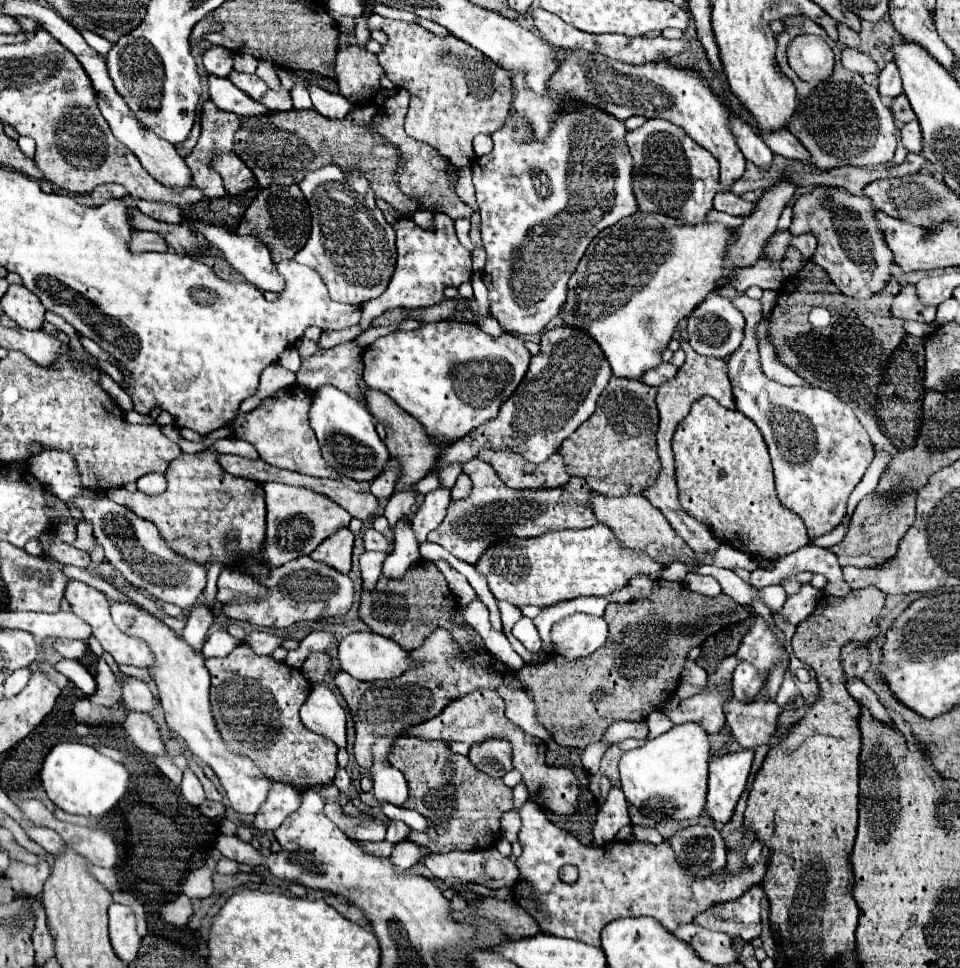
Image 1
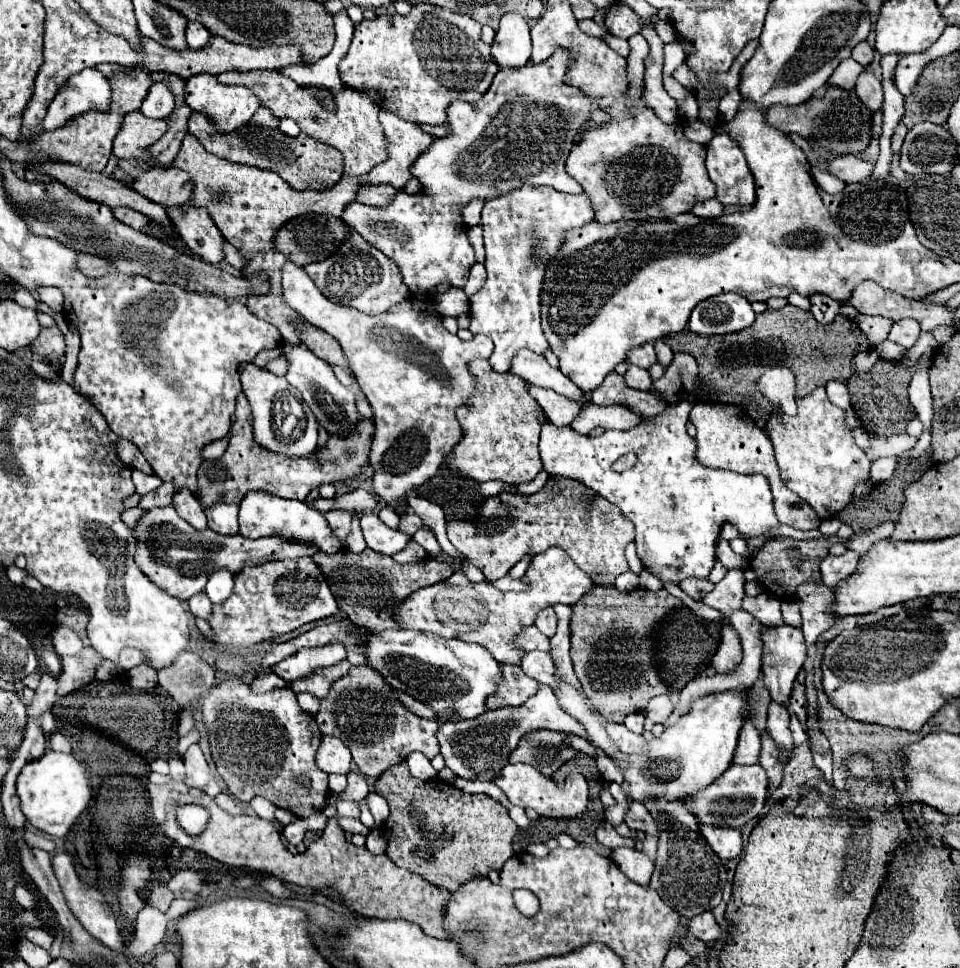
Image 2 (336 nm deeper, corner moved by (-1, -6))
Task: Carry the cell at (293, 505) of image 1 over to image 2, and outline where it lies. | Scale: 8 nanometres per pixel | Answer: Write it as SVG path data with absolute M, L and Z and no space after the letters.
M248 492L244 496L244 500L240 502L238 524L240 524L238 534L246 536L246 538L282 536L282 538L292 538L292 540L300 540L300 542L316 542L320 546L320 550L326 554L334 554L336 550L342 548L340 540L332 534L322 512L310 508L306 502L284 500L284 498L268 494L268 492Z

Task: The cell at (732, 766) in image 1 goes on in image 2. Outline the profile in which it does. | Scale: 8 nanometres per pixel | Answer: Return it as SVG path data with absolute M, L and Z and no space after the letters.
M700 826L702 836L712 846L712 850L722 860L734 860L742 852L742 834L736 828L718 828L718 826Z

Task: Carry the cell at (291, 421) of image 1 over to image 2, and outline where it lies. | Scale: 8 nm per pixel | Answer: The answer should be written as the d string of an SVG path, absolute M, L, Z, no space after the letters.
M242 364L240 380L242 392L252 406L254 436L260 446L286 456L308 456L316 450L318 422L308 404L304 402L302 394L294 386L288 386L286 378L274 376L254 364Z

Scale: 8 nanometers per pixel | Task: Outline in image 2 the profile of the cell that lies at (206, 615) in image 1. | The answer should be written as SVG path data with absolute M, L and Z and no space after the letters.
M220 568L212 574L212 578L208 578L206 584L206 594L212 602L224 602L224 598L228 598L228 594L232 594L232 572L228 572L226 568Z

